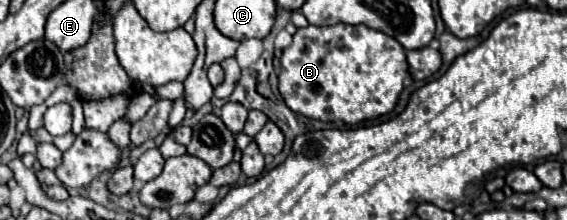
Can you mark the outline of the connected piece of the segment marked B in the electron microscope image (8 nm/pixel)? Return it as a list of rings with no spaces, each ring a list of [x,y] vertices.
[[[309,25],[297,29],[293,43],[283,49],[279,93],[287,107],[299,115],[323,123],[343,121],[355,125],[393,111],[407,77],[405,49],[395,37],[367,25]]]

